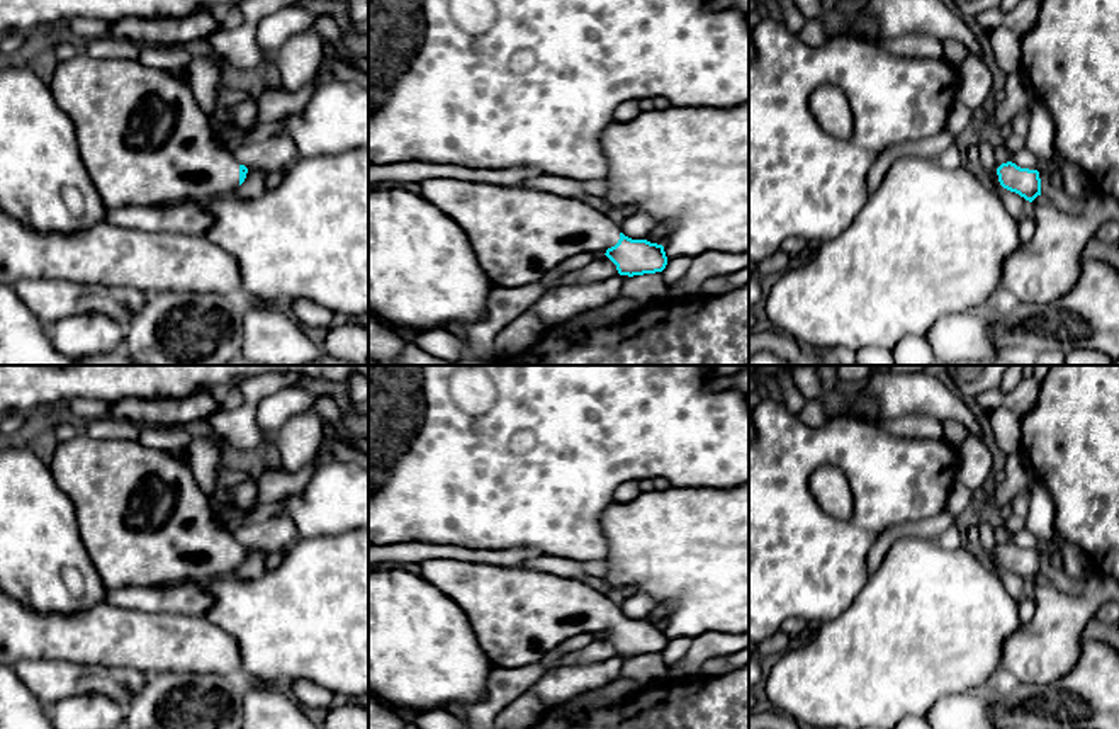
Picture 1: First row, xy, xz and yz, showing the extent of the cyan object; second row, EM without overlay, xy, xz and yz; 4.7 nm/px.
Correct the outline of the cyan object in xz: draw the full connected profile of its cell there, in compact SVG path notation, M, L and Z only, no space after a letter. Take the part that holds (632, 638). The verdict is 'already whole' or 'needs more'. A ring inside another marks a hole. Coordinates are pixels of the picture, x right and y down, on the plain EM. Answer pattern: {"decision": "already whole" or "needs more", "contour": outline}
{"decision": "needs more", "contour": "M452 559L419 566L464 610L494 668L538 663L579 634L606 636L628 658L667 646L662 625L625 617L606 595L574 578Z"}

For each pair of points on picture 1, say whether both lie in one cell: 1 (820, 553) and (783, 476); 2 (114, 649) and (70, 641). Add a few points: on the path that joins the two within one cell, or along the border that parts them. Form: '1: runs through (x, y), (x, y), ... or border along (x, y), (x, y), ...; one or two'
1: runs through (802, 534), (783, 515), (783, 495); one
2: runs through (104, 641), (80, 641); one

